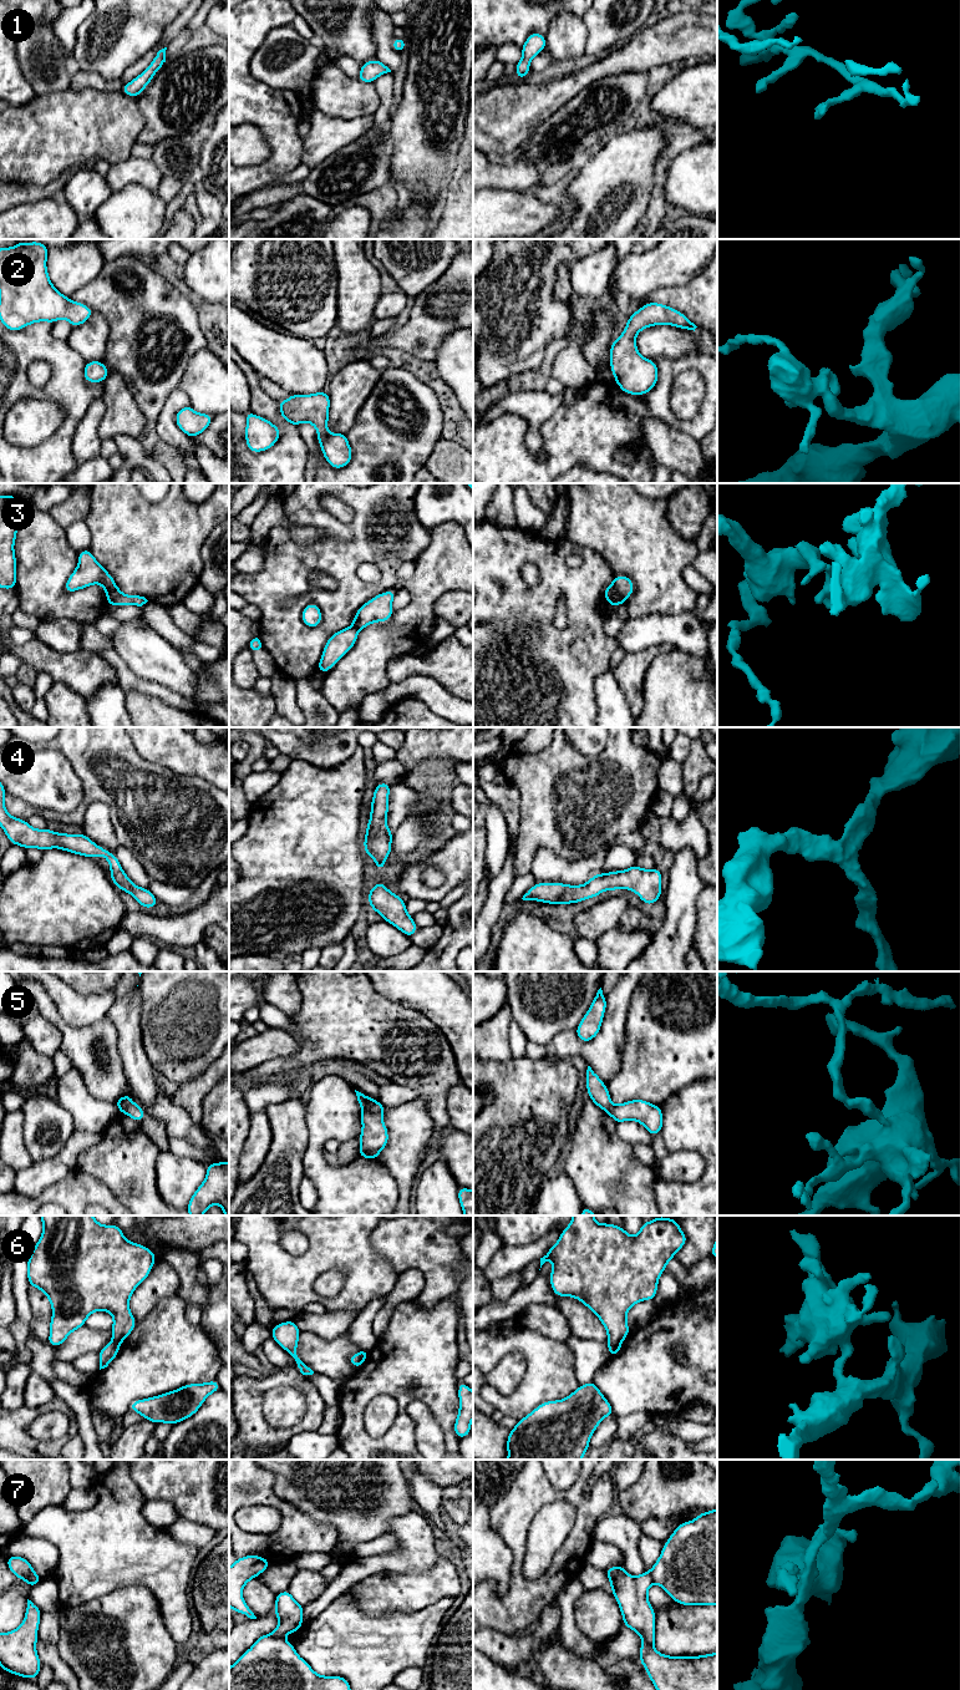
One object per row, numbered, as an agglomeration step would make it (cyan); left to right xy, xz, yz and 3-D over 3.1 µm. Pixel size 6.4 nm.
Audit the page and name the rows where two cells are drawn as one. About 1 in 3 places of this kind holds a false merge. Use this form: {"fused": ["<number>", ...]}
{"fused": ["3", "5", "6", "7"]}

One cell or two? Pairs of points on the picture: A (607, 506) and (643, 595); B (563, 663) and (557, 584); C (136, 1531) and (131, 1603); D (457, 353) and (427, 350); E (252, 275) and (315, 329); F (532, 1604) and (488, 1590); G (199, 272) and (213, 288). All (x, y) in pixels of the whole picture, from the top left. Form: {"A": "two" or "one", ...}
{"A": "one", "B": "one", "C": "two", "D": "two", "E": "one", "F": "one", "G": "one"}

